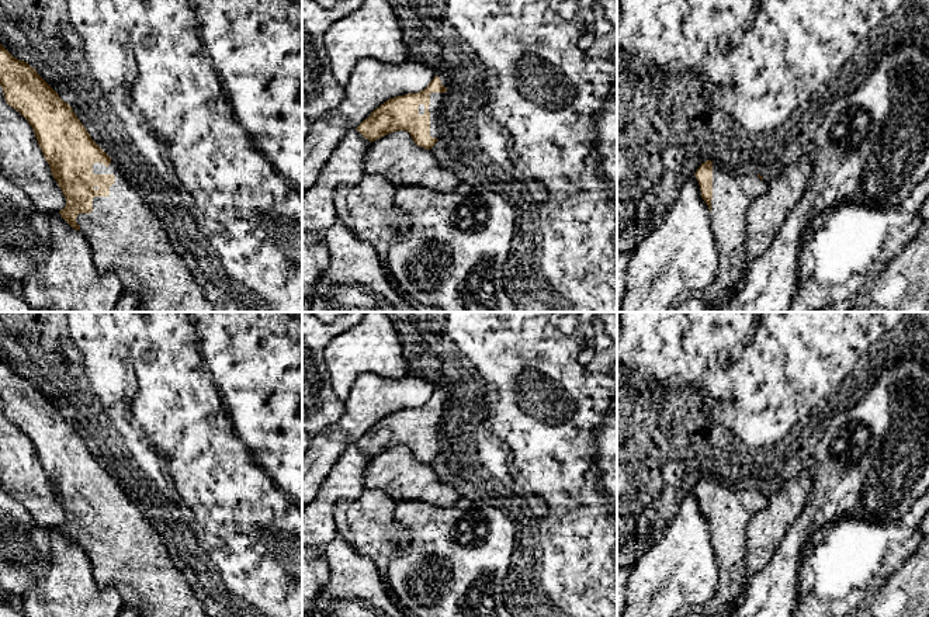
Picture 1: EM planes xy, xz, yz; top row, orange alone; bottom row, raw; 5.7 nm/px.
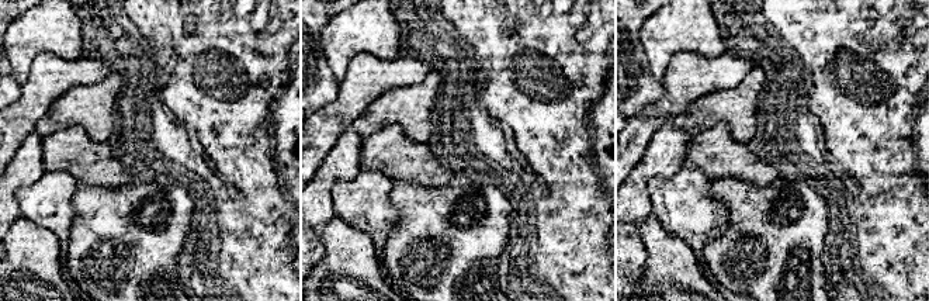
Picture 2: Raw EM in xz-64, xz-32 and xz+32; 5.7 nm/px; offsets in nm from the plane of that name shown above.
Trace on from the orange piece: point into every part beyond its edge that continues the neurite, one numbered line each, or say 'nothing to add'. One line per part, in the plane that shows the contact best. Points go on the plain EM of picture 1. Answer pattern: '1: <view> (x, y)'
1: xy (125, 551)

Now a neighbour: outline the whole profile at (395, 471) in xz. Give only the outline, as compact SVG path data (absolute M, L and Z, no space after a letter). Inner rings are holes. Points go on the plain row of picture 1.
M406 446L374 455L367 468L365 488L377 488L398 502L420 500L440 507L460 505L458 491L443 482L431 465L417 461Z

